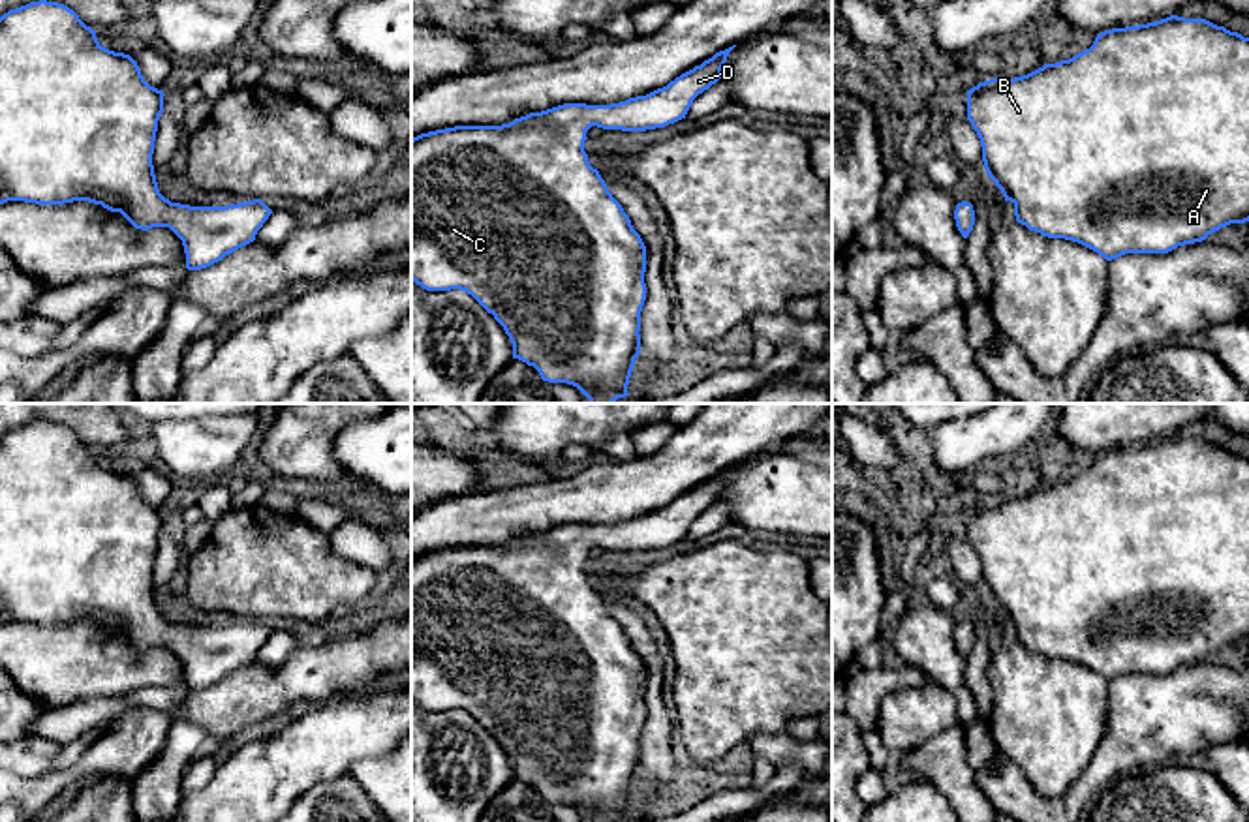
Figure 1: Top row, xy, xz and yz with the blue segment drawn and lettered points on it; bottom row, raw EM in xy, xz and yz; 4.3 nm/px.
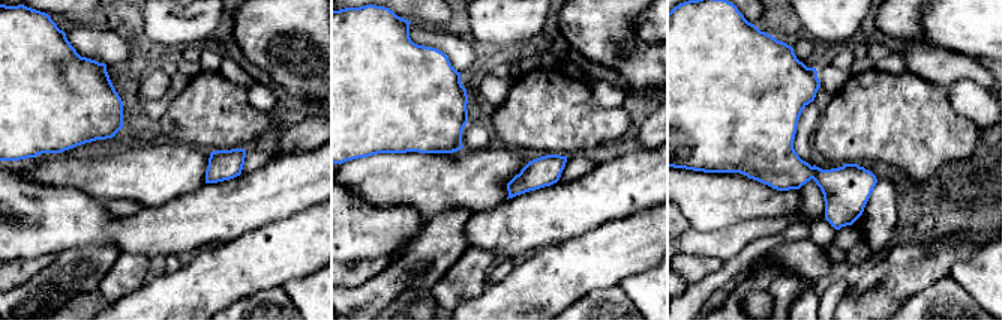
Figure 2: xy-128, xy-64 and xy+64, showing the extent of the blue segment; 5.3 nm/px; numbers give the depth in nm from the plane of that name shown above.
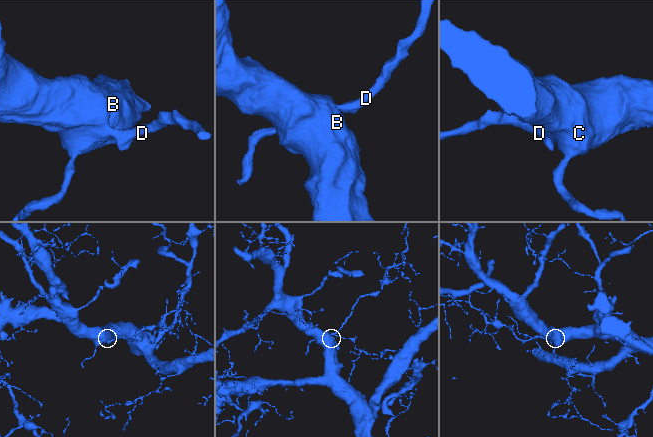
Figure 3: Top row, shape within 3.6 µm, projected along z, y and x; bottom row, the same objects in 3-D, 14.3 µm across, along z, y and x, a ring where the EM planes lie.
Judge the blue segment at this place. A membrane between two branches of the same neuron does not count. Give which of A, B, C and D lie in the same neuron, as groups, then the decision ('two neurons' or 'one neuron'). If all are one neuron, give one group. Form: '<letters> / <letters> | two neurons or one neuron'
A B C D | one neuron

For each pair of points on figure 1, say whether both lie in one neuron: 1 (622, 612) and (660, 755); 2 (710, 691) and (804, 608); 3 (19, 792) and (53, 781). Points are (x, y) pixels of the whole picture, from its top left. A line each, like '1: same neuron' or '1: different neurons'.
1: same neuron
2: same neuron
3: same neuron

